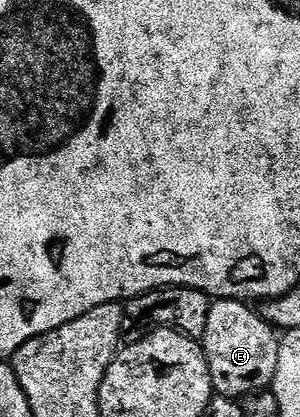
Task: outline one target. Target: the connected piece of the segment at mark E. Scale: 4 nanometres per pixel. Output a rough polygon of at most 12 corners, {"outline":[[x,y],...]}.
{"outline":[[214,300],[199,344],[216,396],[272,386],[279,337],[246,302]]}

